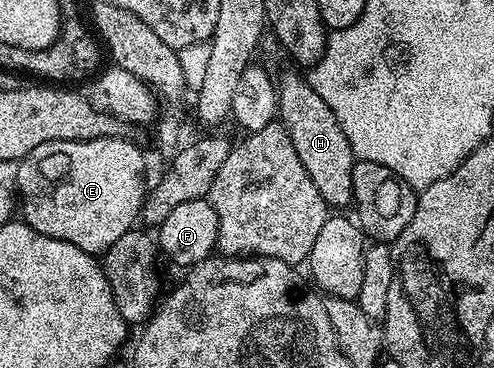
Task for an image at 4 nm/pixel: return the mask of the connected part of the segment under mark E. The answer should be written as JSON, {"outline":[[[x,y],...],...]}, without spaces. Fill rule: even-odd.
{"outline":[[[123,136],[99,137],[93,141],[47,141],[34,147],[32,153],[19,158],[16,167],[18,205],[24,214],[22,220],[34,231],[50,239],[74,243],[82,251],[102,255],[126,231],[141,220],[141,209],[146,196],[144,187],[144,153]]]}

